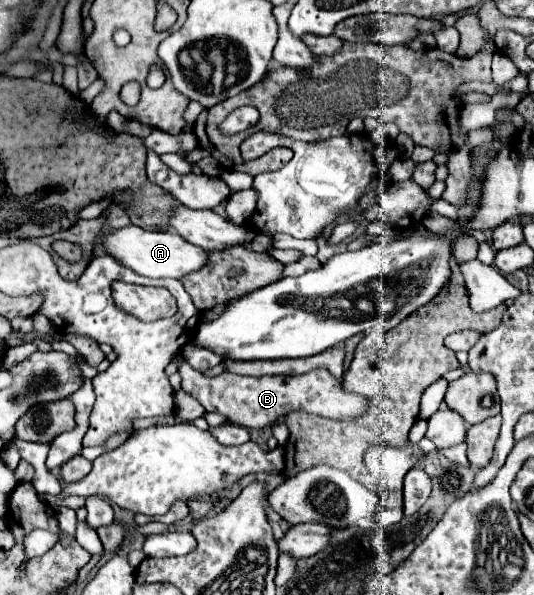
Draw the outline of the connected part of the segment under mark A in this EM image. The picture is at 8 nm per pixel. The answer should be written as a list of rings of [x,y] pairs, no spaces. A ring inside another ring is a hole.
[[[128,225],[128,227],[122,227],[122,229],[108,233],[102,239],[102,247],[110,257],[114,257],[124,267],[136,271],[138,275],[154,277],[154,279],[158,279],[158,277],[180,279],[180,277],[204,267],[206,257],[208,257],[208,253],[204,249],[180,239],[178,233],[146,231],[146,229],[136,227],[136,225]]]

